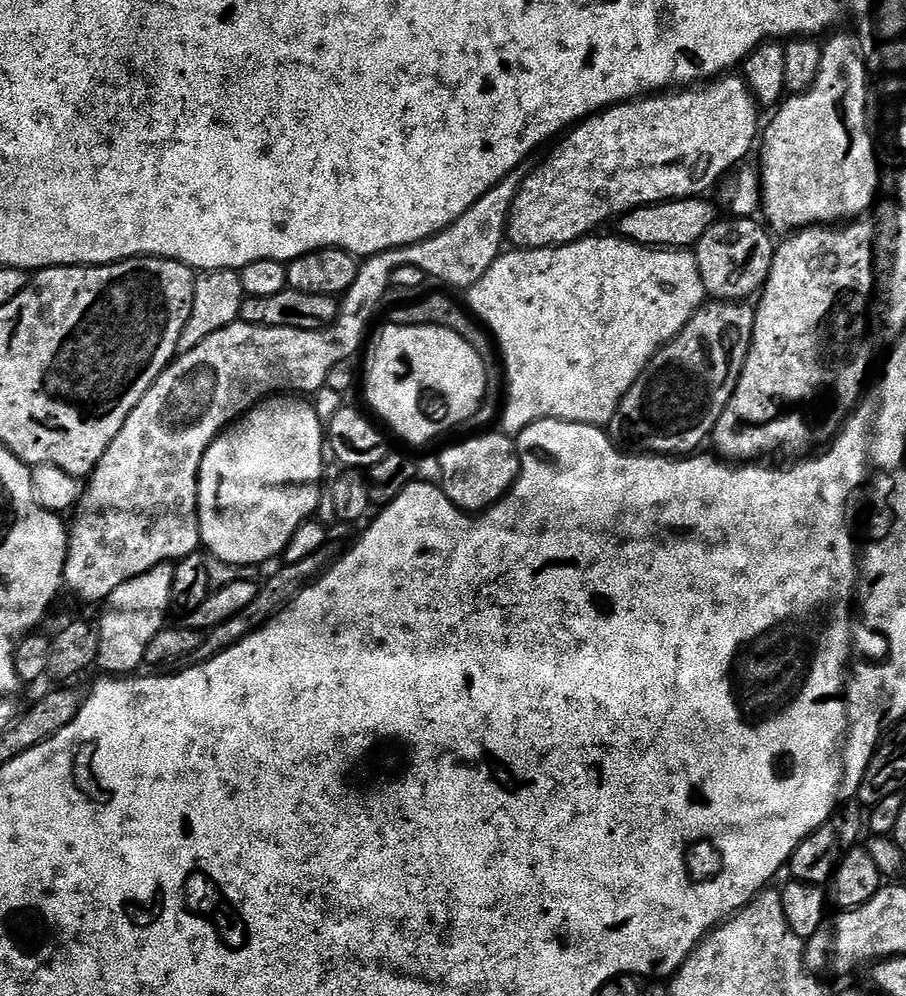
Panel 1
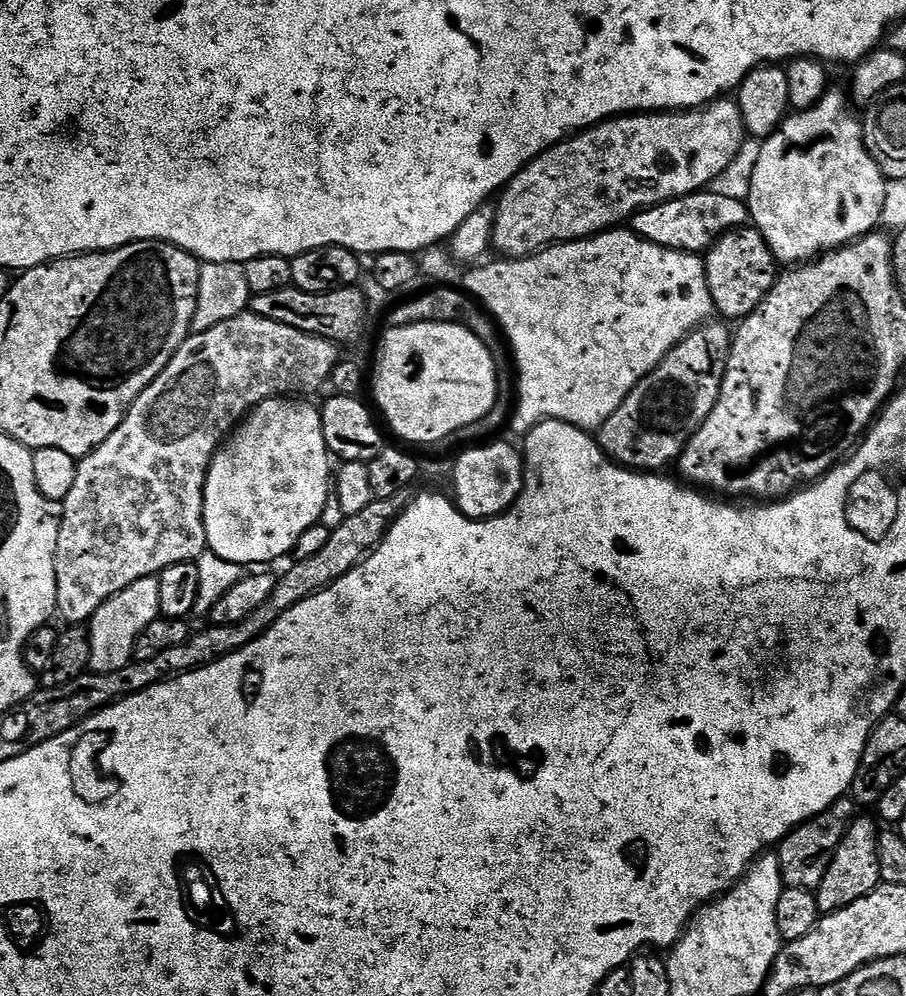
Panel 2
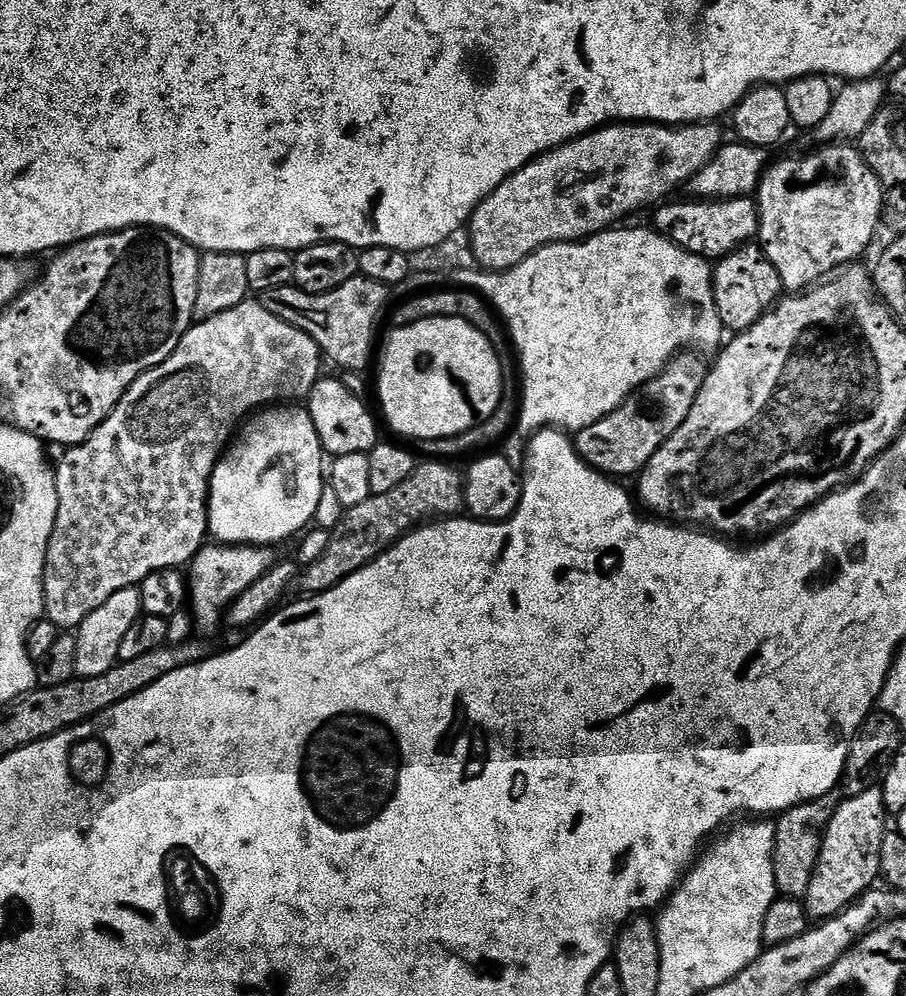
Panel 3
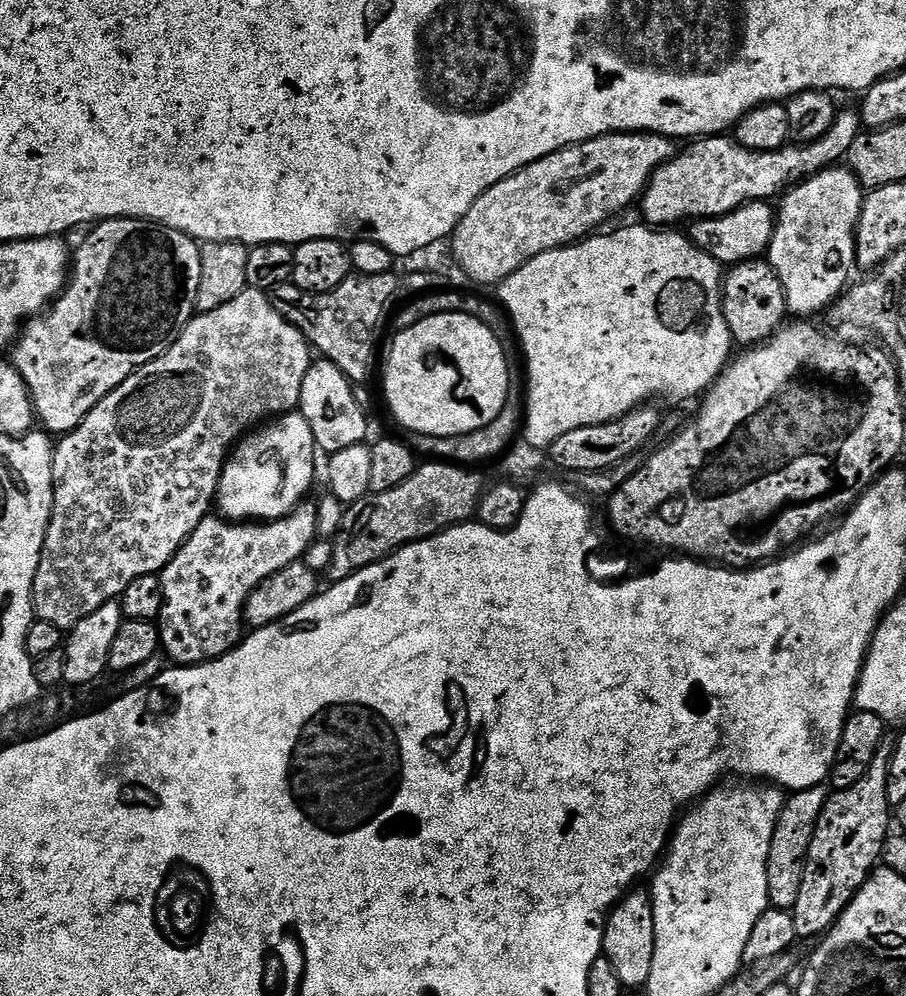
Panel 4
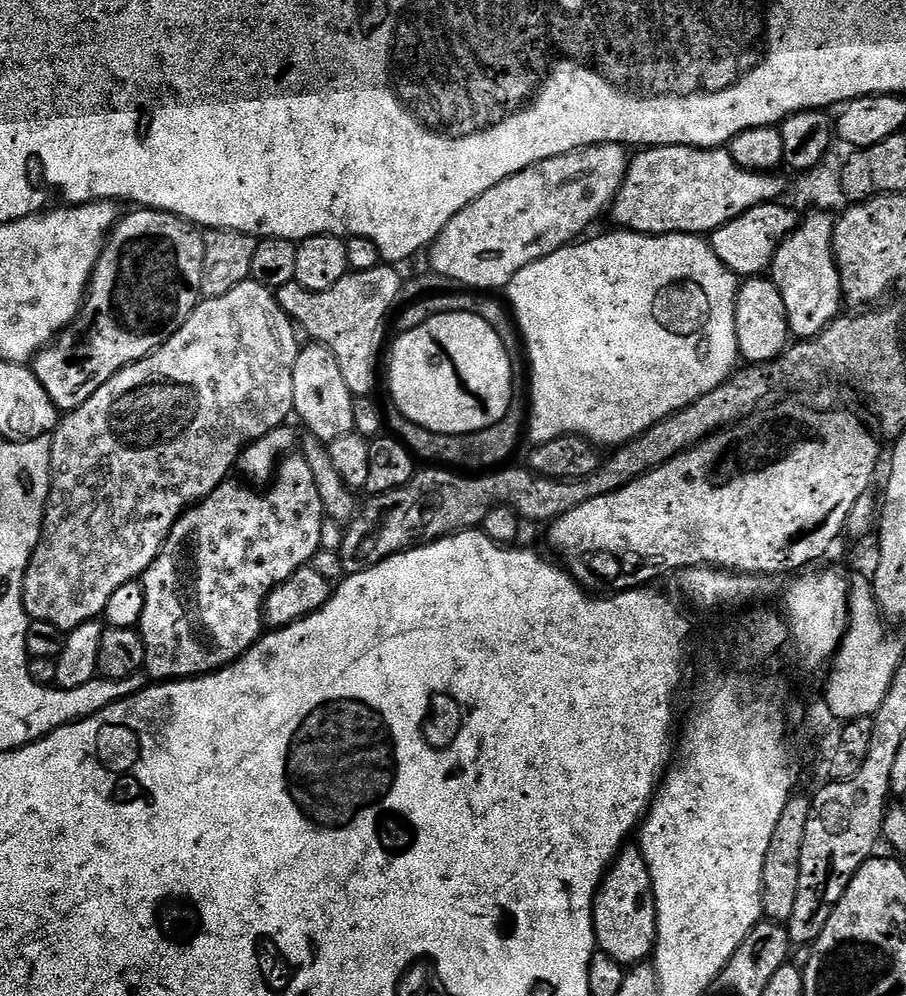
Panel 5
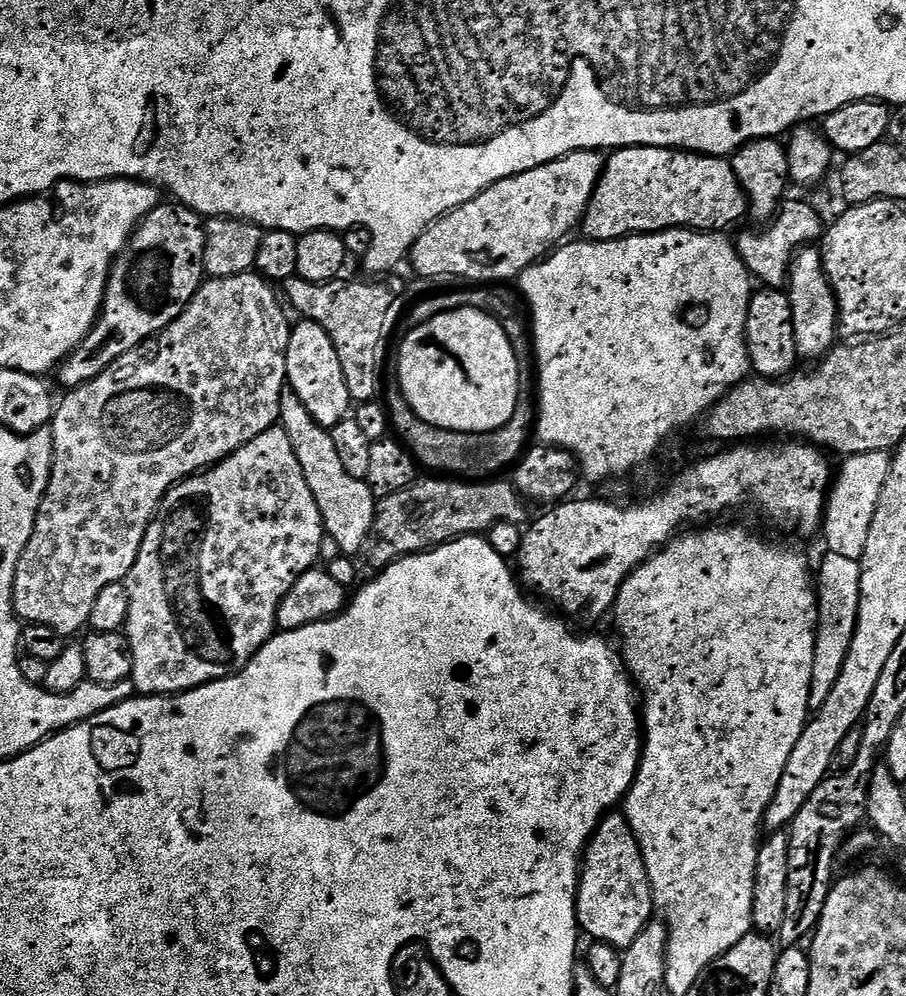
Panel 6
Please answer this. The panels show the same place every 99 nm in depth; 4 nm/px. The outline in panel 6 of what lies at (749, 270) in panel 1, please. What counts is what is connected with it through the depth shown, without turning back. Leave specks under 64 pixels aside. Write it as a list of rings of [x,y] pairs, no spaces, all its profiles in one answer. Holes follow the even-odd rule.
[[[766,287],[753,291],[746,318],[744,341],[748,347],[751,371],[757,377],[765,380],[782,380],[797,371],[798,346],[794,342],[794,314],[787,291]]]

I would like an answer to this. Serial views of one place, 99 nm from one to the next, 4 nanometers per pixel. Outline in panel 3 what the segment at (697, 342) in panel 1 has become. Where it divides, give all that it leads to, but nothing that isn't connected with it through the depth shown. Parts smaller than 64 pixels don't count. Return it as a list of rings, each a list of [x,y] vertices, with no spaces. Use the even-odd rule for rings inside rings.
[[[692,350],[673,356],[671,362],[654,379],[647,380],[641,388],[637,388],[619,404],[615,412],[594,422],[594,426],[586,426],[575,433],[576,453],[591,468],[603,472],[609,478],[635,477],[643,472],[650,458],[658,454],[674,430],[686,422],[690,406],[694,406],[694,398],[698,398],[698,390],[702,390],[706,364],[696,356],[699,355]]]

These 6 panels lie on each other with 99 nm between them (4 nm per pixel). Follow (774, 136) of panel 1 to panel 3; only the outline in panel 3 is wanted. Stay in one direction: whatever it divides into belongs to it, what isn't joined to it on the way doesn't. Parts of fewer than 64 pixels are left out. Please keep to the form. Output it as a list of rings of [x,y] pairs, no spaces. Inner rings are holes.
[[[837,142],[813,149],[809,156],[792,156],[777,164],[769,163],[754,193],[756,209],[760,212],[758,243],[774,270],[778,270],[781,285],[792,294],[799,294],[831,277],[837,270],[859,261],[856,259],[871,246],[884,212],[885,185],[872,173],[855,147]]]

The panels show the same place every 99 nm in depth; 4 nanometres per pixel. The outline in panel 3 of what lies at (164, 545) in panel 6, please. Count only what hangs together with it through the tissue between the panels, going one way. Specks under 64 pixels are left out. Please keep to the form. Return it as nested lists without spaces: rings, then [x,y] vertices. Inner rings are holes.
[[[219,542],[205,543],[204,547],[196,557],[190,561],[190,567],[186,572],[186,596],[190,601],[190,612],[192,608],[192,620],[196,623],[197,633],[212,634],[219,624],[223,625],[226,620],[228,607],[246,590],[246,586],[254,586],[262,574],[266,574],[273,564],[277,563],[273,549],[268,546],[237,546],[234,544],[221,544]]]

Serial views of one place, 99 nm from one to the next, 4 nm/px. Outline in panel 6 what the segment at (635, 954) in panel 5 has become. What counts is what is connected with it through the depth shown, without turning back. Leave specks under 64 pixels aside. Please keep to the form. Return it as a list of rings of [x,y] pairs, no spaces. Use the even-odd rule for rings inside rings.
[[[613,810],[601,820],[580,866],[580,885],[576,891],[576,921],[583,935],[621,950],[629,948],[654,919],[652,884],[646,874],[644,851],[623,811]]]

